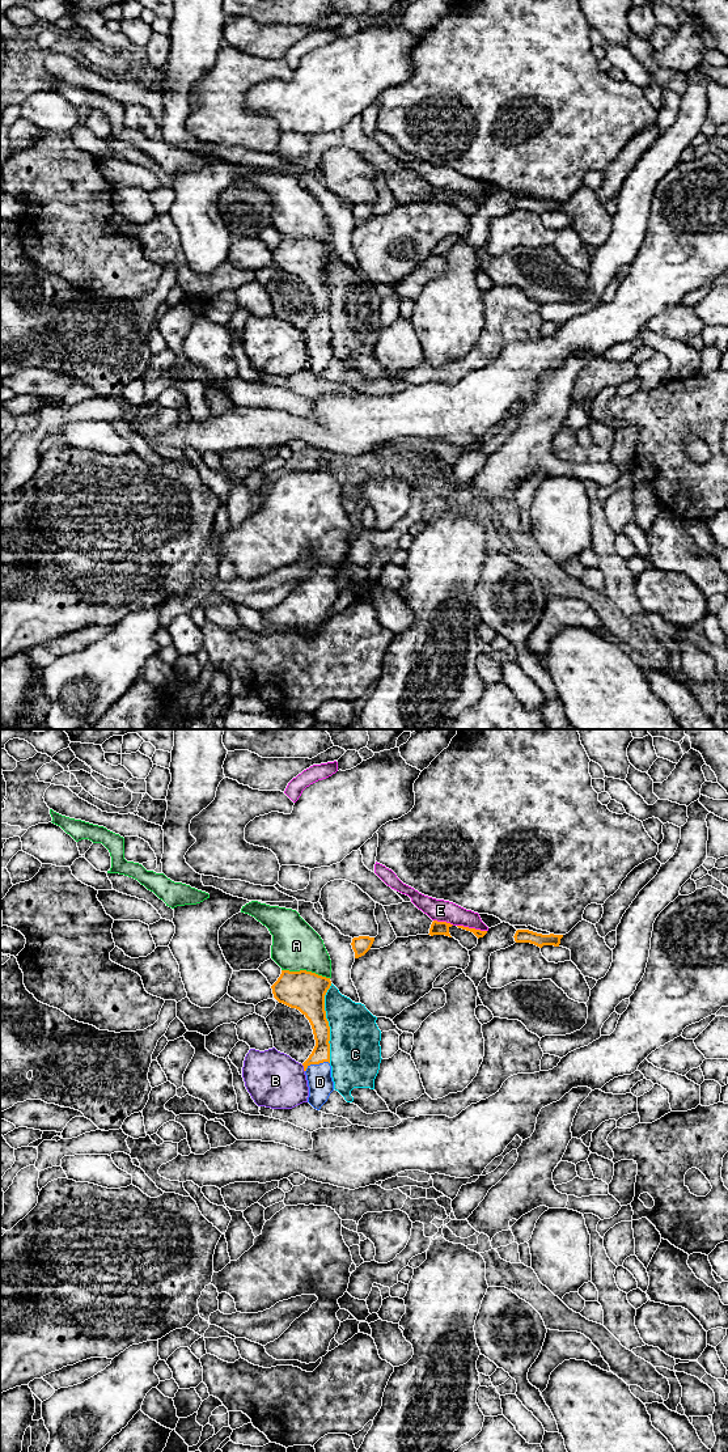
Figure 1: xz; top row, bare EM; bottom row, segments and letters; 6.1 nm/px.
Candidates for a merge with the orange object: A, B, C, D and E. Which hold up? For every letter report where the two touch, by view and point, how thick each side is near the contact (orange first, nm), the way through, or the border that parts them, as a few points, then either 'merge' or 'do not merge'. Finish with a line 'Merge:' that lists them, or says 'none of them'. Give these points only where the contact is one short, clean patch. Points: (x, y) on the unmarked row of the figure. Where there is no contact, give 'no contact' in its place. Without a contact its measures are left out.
A: meets orange in xz at (305, 237); 240 nm thick on the orange side, 300 nm on the other; do not merge
B: meets orange in xz at (304, 335); 110 nm thick on the orange side, 340 nm on the other; do not merge
C: meets orange in xz at (327, 290); 240 nm thick on the orange side, 320 nm on the other; do not merge
D: meets orange in xz at (316, 330); 110 nm thick on the orange side, 160 nm on the other; runs through xz (321, 320), (316, 330), (320, 348); merge
E: meets orange in xz at (472, 195); 50 nm thick on the orange side, 140 nm on the other; do not merge
Merge: D

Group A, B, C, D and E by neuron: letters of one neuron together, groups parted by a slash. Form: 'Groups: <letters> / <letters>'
Groups: A / B / C / D / E

